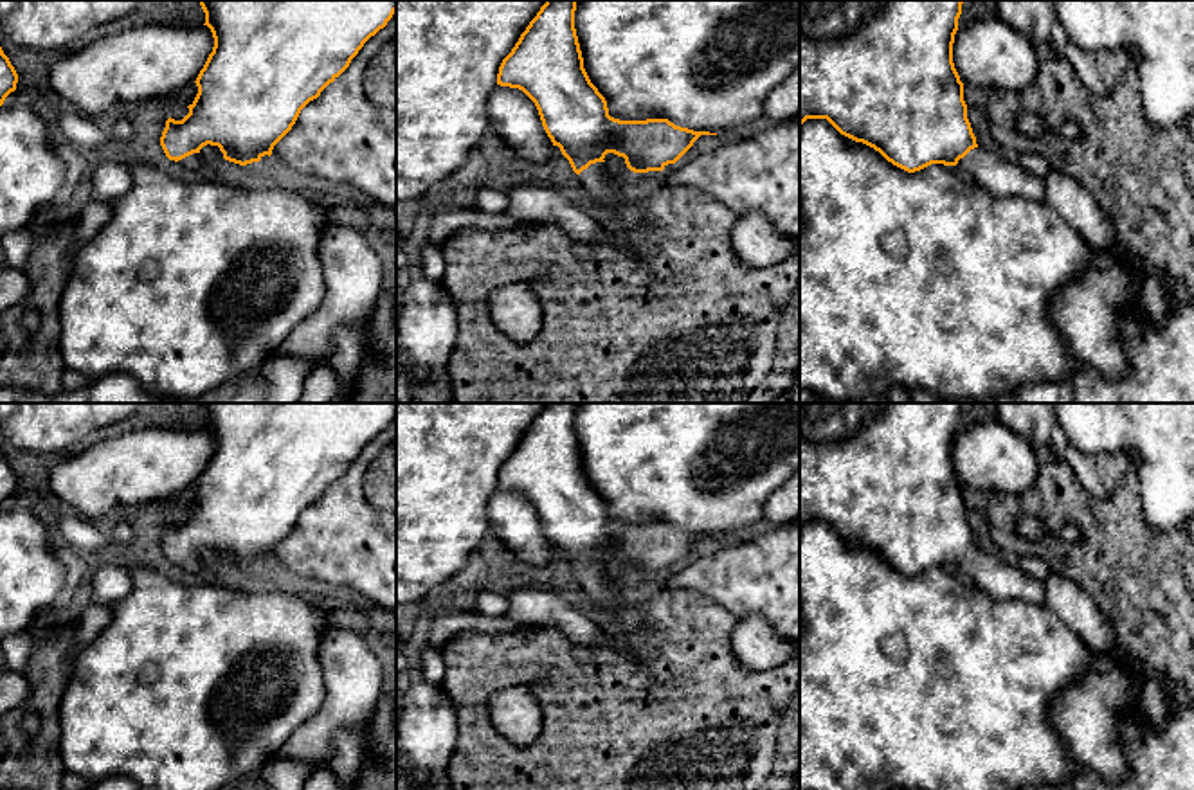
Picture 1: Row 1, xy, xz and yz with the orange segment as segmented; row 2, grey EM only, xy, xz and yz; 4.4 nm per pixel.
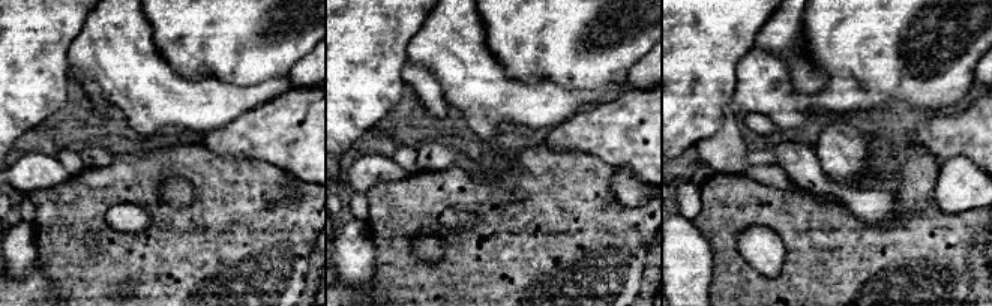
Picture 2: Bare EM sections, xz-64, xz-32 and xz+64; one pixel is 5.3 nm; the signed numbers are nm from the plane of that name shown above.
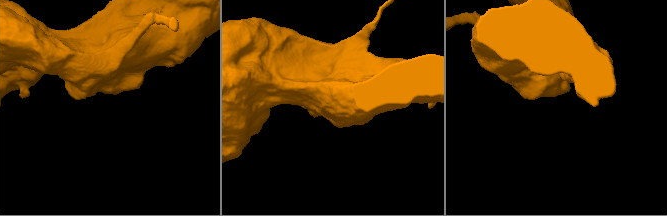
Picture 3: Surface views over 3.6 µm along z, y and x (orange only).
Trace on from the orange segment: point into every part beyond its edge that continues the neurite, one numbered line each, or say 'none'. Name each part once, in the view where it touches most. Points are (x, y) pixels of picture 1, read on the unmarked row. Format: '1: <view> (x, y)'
1: xz (606, 600)

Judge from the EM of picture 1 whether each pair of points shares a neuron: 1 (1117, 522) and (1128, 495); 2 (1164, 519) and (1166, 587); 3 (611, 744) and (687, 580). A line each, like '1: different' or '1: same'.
1: same
2: different
3: different

